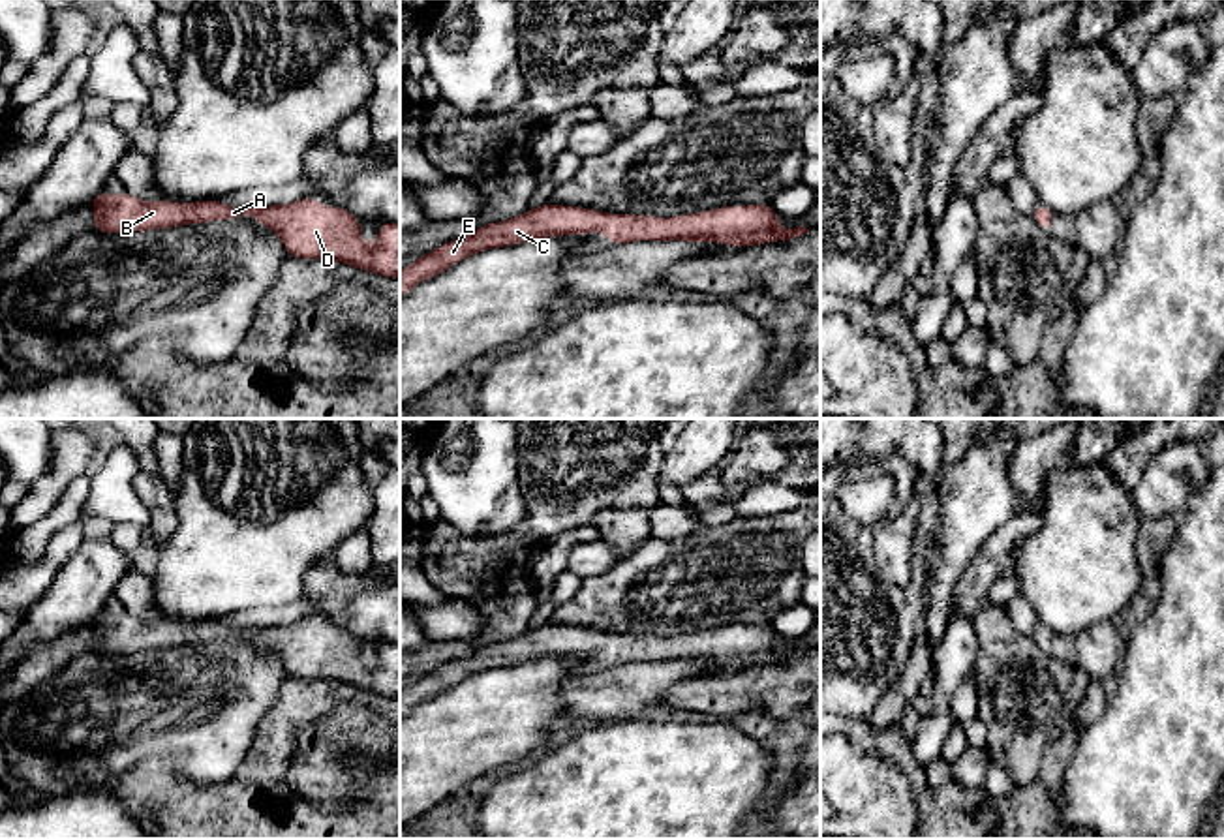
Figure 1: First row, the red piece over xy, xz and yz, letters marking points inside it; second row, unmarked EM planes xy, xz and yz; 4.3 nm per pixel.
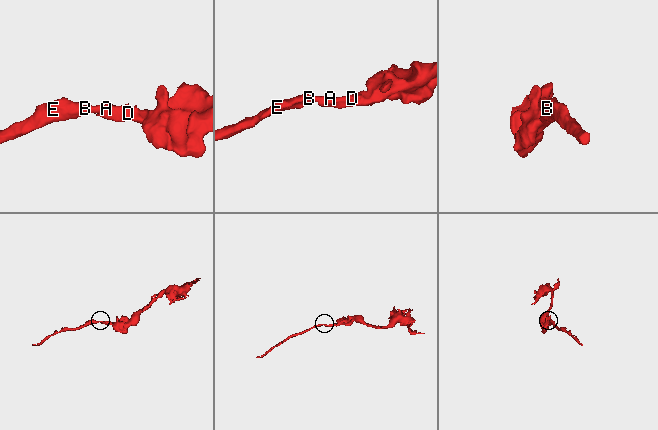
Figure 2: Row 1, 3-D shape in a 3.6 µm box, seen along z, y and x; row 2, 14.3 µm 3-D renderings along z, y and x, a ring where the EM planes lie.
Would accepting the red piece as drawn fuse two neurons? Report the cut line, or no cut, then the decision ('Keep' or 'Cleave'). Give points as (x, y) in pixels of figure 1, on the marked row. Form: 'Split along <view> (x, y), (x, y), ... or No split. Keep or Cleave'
No split. Keep

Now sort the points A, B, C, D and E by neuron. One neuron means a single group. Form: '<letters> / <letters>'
A B C D E

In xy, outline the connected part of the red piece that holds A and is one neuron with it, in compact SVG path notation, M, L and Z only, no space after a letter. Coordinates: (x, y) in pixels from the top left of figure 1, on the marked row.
M99 191L86 205L96 210L94 233L137 233L250 216L280 236L289 257L327 259L400 278L400 223L383 221L377 242L368 246L360 238L360 220L338 205L325 208L315 193L289 205L238 208L218 199L186 205L169 199L146 203L128 191Z

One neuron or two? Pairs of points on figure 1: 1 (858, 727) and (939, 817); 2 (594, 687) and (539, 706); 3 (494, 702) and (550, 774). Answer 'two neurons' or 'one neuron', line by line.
1: one neuron
2: two neurons
3: two neurons

